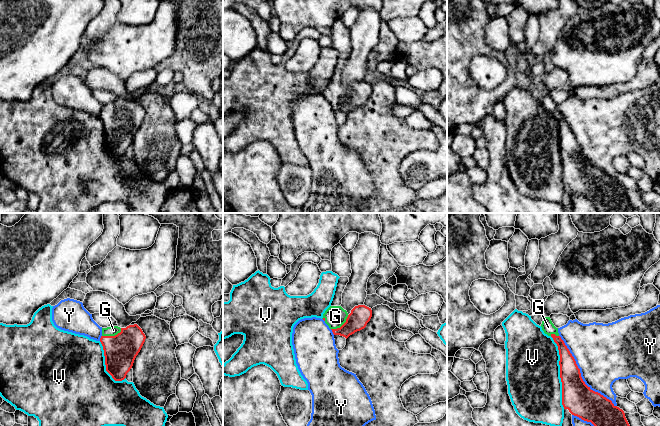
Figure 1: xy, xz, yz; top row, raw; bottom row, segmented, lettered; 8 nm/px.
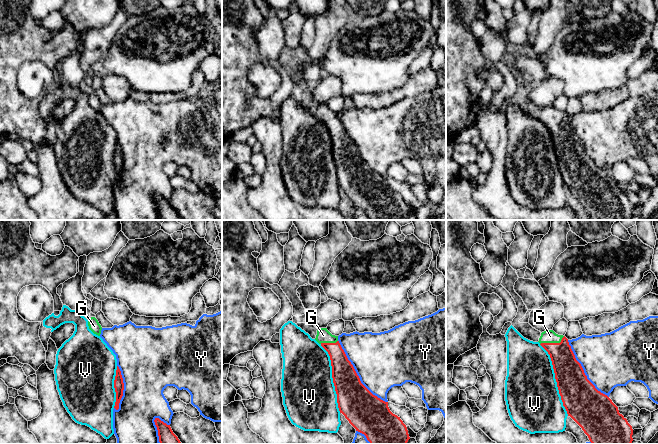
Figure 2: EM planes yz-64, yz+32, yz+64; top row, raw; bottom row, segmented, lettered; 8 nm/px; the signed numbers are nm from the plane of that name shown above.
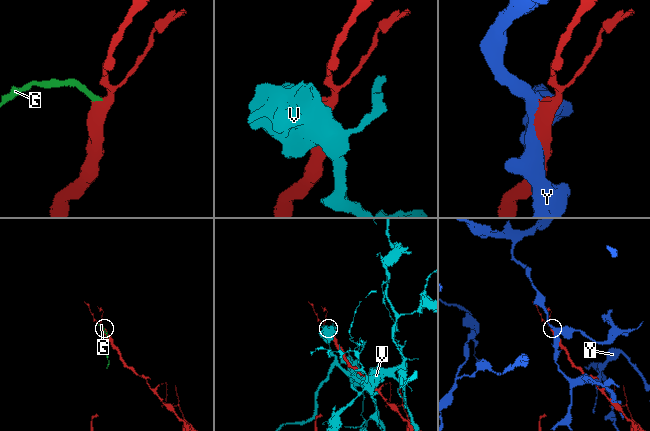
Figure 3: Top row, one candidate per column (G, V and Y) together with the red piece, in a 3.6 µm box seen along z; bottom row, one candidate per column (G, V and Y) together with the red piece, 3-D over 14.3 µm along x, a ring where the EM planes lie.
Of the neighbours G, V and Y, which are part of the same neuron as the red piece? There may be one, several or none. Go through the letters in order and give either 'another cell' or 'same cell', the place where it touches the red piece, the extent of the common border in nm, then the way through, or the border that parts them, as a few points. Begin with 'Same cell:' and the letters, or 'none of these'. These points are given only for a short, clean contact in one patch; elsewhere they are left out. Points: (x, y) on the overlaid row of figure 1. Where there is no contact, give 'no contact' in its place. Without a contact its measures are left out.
Same cell: G
G: same cell; contact xy (112, 336); length 170 nm; way xy (120, 351), (120, 345), (112, 336), (113, 330)
V: another cell; contact yz (560, 372); length 600 nm
Y: another cell; contact yz (580, 375); length 750 nm

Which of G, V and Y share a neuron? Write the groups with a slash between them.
G / V / Y

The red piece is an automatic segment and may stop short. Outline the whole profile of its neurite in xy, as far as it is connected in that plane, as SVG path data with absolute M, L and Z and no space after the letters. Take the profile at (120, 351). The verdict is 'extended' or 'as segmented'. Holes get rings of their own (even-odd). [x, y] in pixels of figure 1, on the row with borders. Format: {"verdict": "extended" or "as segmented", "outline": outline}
{"verdict": "extended", "outline": "M137 324L126 328L102 328L100 342L104 350L106 371L115 381L126 378L145 339L145 334Z"}

